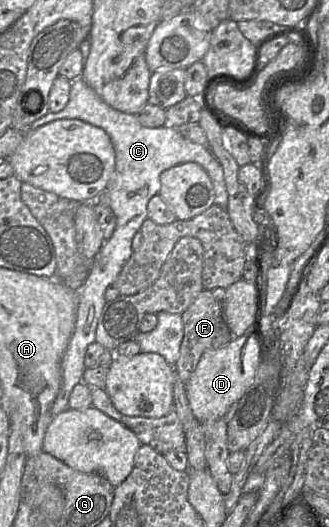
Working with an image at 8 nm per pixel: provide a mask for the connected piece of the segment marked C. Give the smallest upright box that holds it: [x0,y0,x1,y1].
[29,77,228,415]

